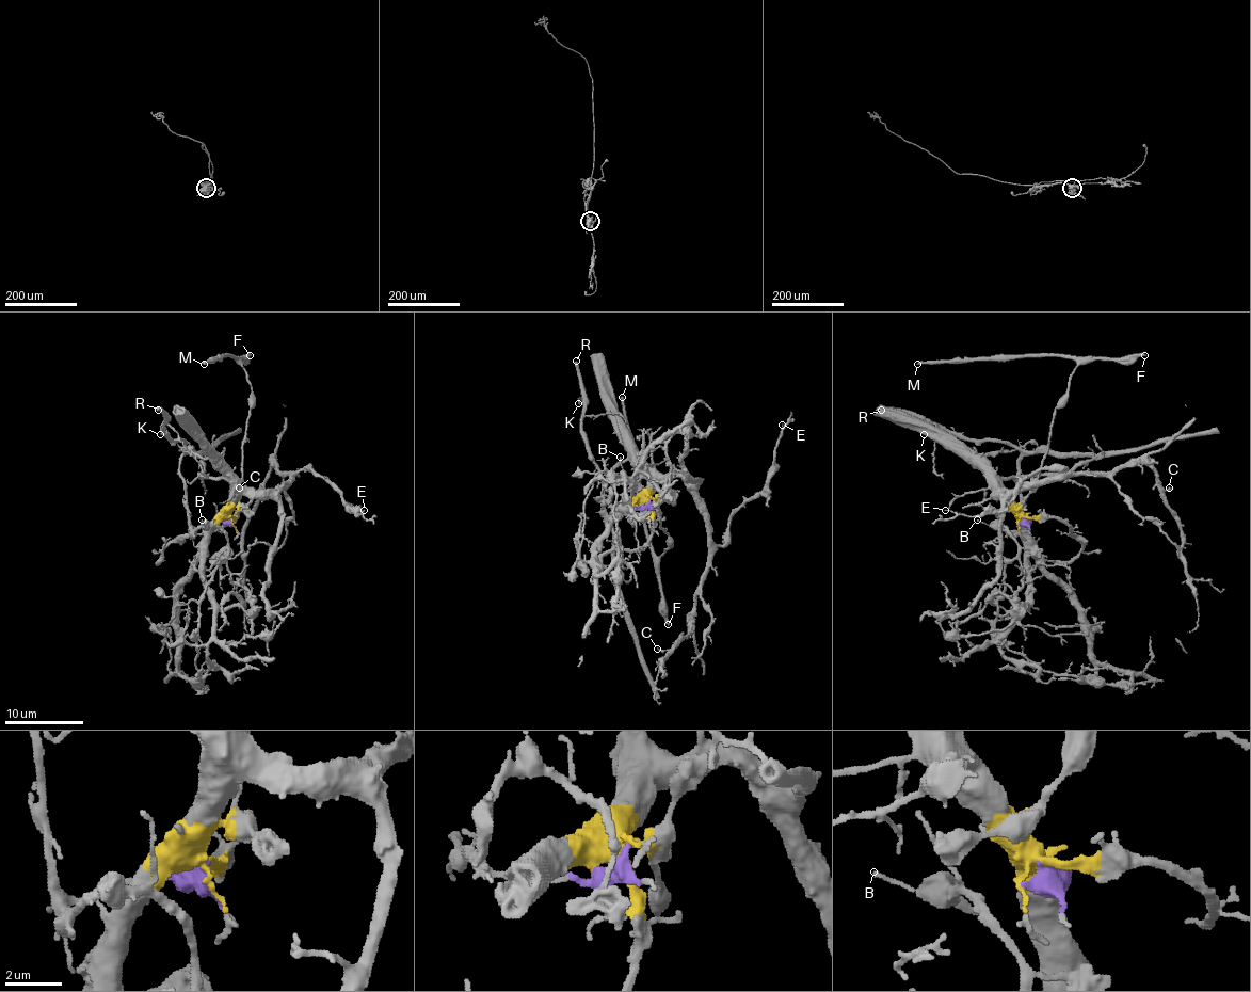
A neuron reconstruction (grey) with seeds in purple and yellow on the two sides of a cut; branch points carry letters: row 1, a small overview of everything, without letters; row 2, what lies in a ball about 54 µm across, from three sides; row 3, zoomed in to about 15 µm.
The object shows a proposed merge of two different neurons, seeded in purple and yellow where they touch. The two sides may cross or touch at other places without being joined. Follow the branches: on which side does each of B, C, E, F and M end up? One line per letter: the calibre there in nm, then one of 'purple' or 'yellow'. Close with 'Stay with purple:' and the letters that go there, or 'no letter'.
B: 120 nm thick; purple
C: 170 nm thick; yellow
E: 110 nm thick; yellow
F: 320 nm thick; yellow
M: 280 nm thick; yellow
Stay with purple: B

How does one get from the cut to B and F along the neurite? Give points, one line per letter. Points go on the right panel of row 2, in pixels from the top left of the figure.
B: (1023, 516), (1029, 522), (1023, 530), (1005, 530), (978, 521)
F: (1023, 516), (1021, 500), (1037, 477), (1055, 408), (1067, 392), (1071, 374), (1092, 361), (1145, 354)

